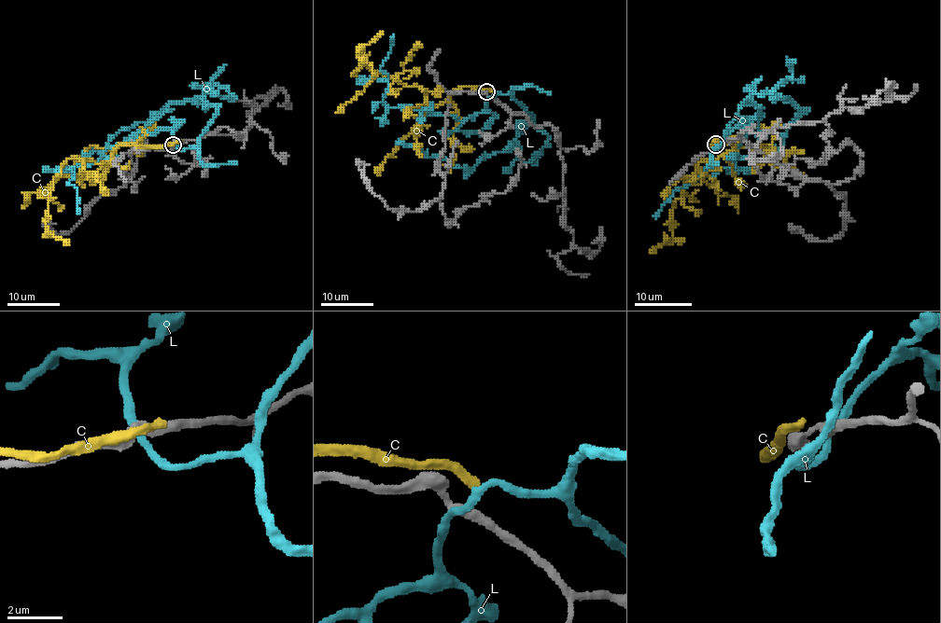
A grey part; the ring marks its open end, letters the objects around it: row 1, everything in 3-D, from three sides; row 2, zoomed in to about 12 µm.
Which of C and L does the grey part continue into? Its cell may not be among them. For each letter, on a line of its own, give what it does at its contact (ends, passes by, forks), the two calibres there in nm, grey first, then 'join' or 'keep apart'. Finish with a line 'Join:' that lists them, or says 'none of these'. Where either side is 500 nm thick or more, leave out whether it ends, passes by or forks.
C: it passes by | 420/320 nm | keep apart
L: it passes by | 320/280 nm | keep apart
Join: none of these

